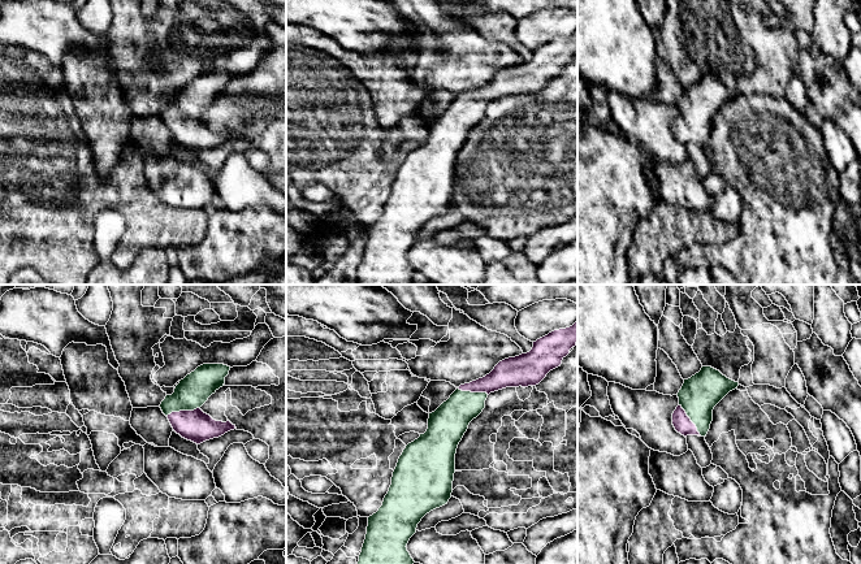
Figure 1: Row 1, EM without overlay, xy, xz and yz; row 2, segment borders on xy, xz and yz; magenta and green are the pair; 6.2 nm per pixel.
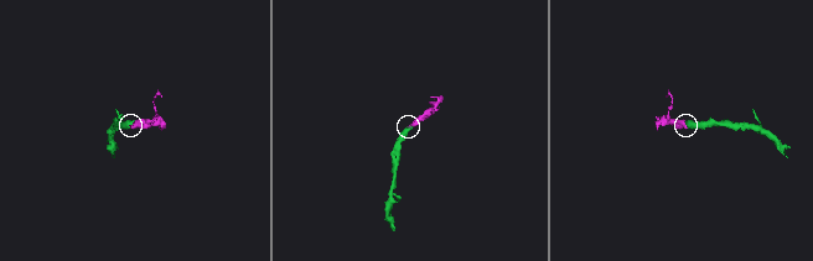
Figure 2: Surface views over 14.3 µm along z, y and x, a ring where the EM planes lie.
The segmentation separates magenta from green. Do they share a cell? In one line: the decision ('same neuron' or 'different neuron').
same neuron

